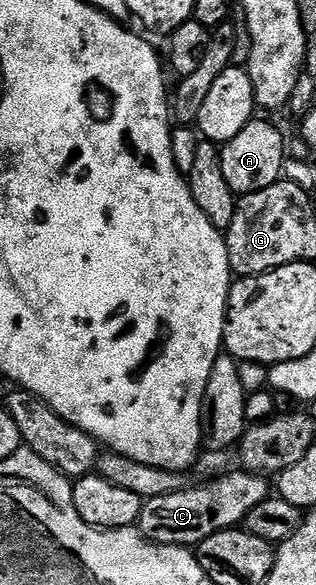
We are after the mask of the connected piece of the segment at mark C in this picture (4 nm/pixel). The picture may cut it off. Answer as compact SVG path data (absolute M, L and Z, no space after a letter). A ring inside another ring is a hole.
M229 472L210 484L201 484L198 488L186 487L175 494L151 498L141 505L139 531L146 540L155 544L179 544L196 546L202 544L211 534L225 528L236 528L259 506L259 502L270 499L271 484L264 475L255 472Z

